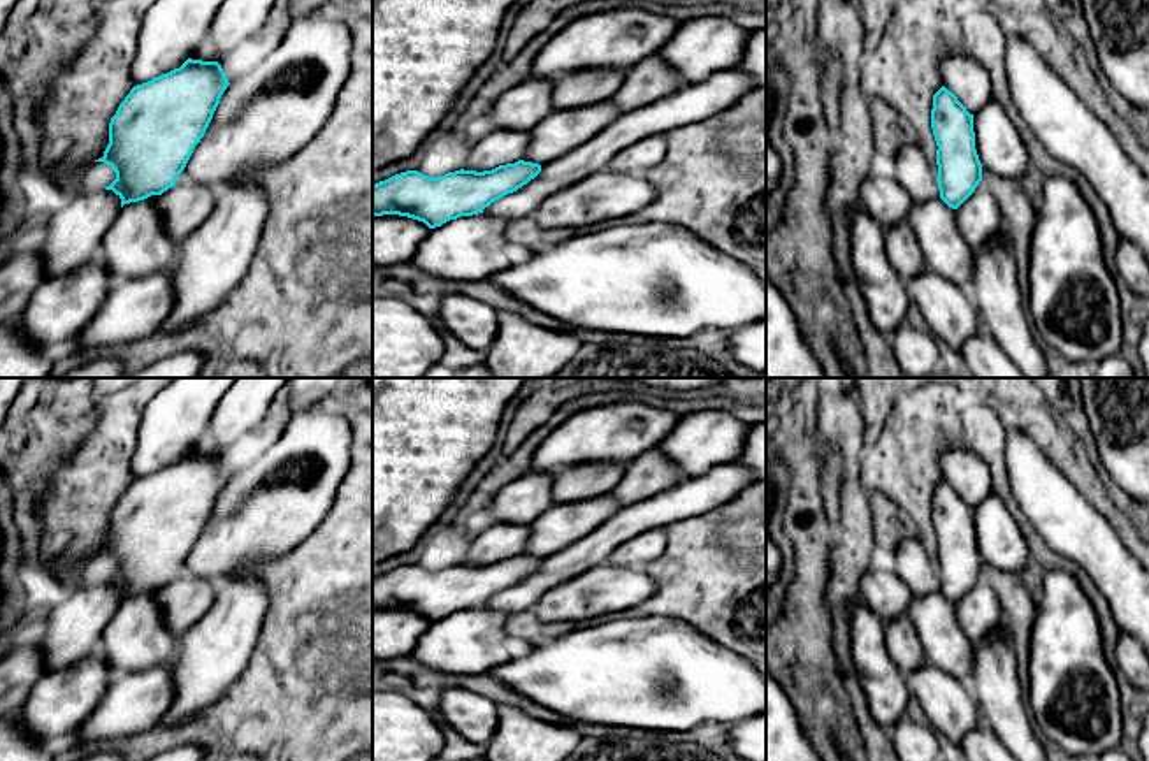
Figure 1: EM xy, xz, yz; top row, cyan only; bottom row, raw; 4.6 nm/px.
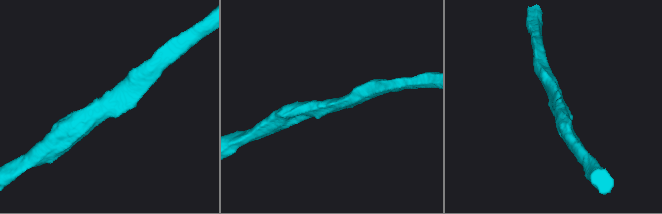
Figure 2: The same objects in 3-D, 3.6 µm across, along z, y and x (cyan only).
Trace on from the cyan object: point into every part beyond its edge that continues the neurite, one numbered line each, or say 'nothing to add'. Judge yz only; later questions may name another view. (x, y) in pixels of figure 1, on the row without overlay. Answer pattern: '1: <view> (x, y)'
nothing to add

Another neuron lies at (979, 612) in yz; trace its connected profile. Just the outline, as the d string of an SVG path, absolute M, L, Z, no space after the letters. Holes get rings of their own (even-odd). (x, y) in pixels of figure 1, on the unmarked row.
M984 575L954 603L954 613L966 638L975 645L996 631L1012 634L1007 610Z

